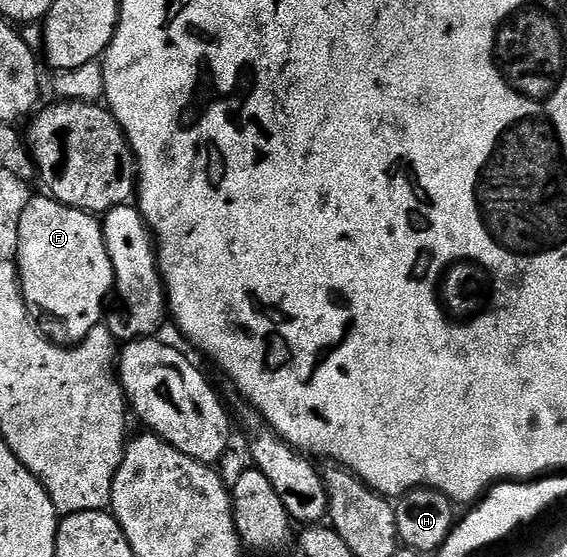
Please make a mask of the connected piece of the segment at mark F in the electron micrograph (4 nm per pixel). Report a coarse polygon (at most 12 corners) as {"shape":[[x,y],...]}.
{"shape":[[31,197],[23,299],[78,345],[104,322],[115,274],[92,212]]}

